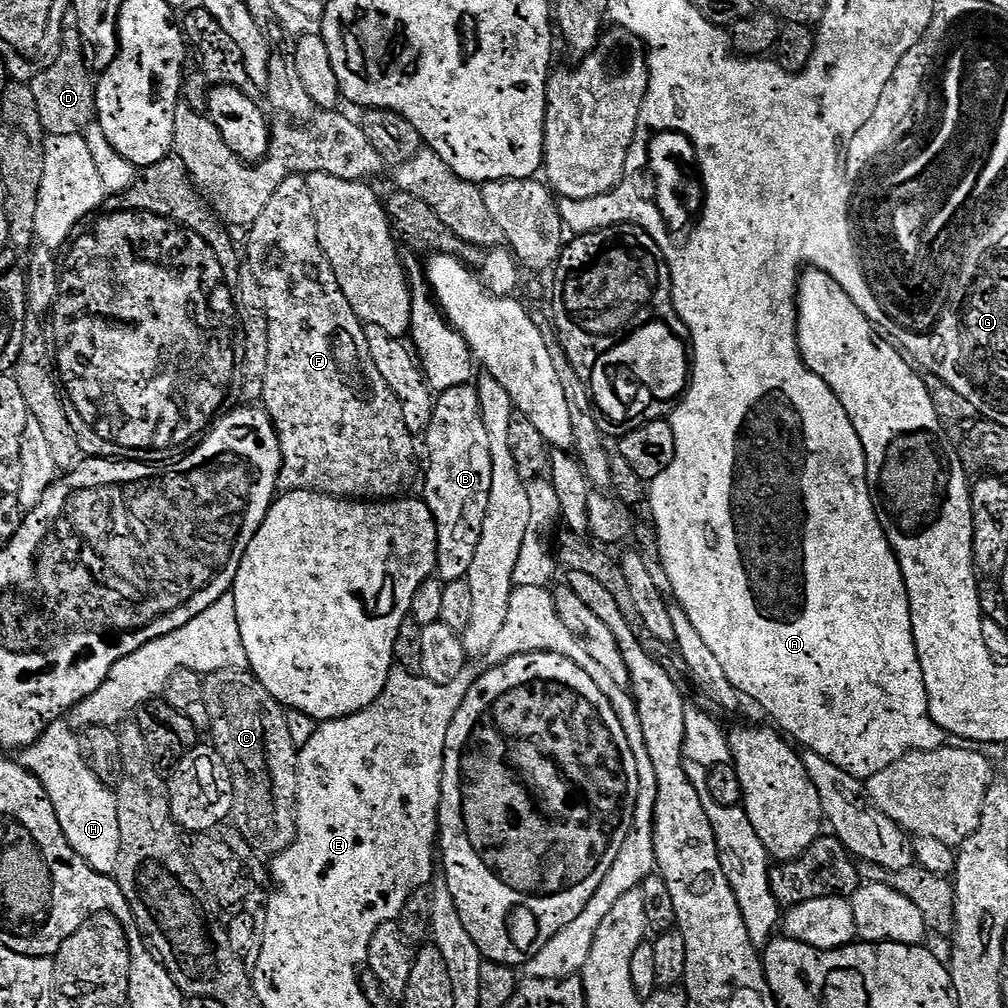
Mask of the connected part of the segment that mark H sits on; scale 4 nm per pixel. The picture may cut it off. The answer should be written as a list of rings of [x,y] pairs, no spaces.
[[[57,722],[51,724],[29,748],[23,749],[22,756],[24,756],[22,757],[24,767],[38,778],[38,782],[46,790],[46,794],[54,806],[54,814],[58,814],[62,834],[66,834],[66,842],[70,842],[73,850],[91,868],[98,870],[104,876],[112,876],[116,871],[119,850],[116,793],[109,785],[98,779],[94,770],[90,770],[90,766],[86,766],[86,762],[80,753],[80,741],[71,723]]]

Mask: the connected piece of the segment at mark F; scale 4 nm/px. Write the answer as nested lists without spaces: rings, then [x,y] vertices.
[[[291,176],[286,178],[286,182],[282,182],[282,186],[278,186],[278,190],[274,190],[274,198],[270,198],[270,202],[266,202],[266,210],[262,210],[259,218],[250,225],[248,236],[248,260],[246,266],[254,274],[254,278],[258,278],[258,286],[262,286],[262,294],[266,298],[266,318],[268,319],[268,333],[270,334],[270,354],[266,358],[266,382],[264,383],[264,398],[262,407],[271,418],[272,424],[276,427],[276,437],[280,439],[280,453],[282,454],[282,462],[280,463],[280,479],[278,488],[281,493],[286,492],[321,492],[324,496],[334,496],[345,500],[354,500],[357,502],[387,502],[393,498],[400,498],[405,495],[404,492],[412,483],[417,483],[418,472],[416,476],[416,444],[414,435],[406,428],[405,419],[402,416],[402,404],[398,400],[398,396],[394,394],[394,390],[386,384],[386,380],[382,378],[381,371],[374,364],[373,355],[370,354],[370,344],[366,340],[364,333],[365,324],[360,321],[358,314],[354,314],[354,310],[350,306],[350,302],[346,302],[346,294],[342,294],[342,286],[338,286],[338,278],[334,274],[334,270],[330,266],[330,262],[326,258],[326,254],[322,250],[322,246],[318,242],[318,226],[314,222],[314,202],[310,202],[310,186],[304,176]]]

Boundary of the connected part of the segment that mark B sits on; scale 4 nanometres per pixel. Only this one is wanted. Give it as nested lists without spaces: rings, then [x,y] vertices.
[[[471,383],[462,386],[454,386],[450,390],[439,393],[435,397],[435,408],[433,410],[432,422],[426,431],[426,439],[428,438],[428,473],[423,473],[422,484],[424,480],[424,493],[422,499],[428,505],[430,514],[434,514],[434,522],[436,523],[436,533],[438,534],[438,542],[436,543],[436,572],[439,579],[449,582],[451,580],[462,580],[467,577],[470,565],[474,563],[474,550],[478,550],[478,538],[482,538],[482,522],[486,522],[486,506],[490,502],[490,474],[492,467],[490,466],[490,434],[486,434],[486,422],[482,418],[482,410],[475,387]]]

